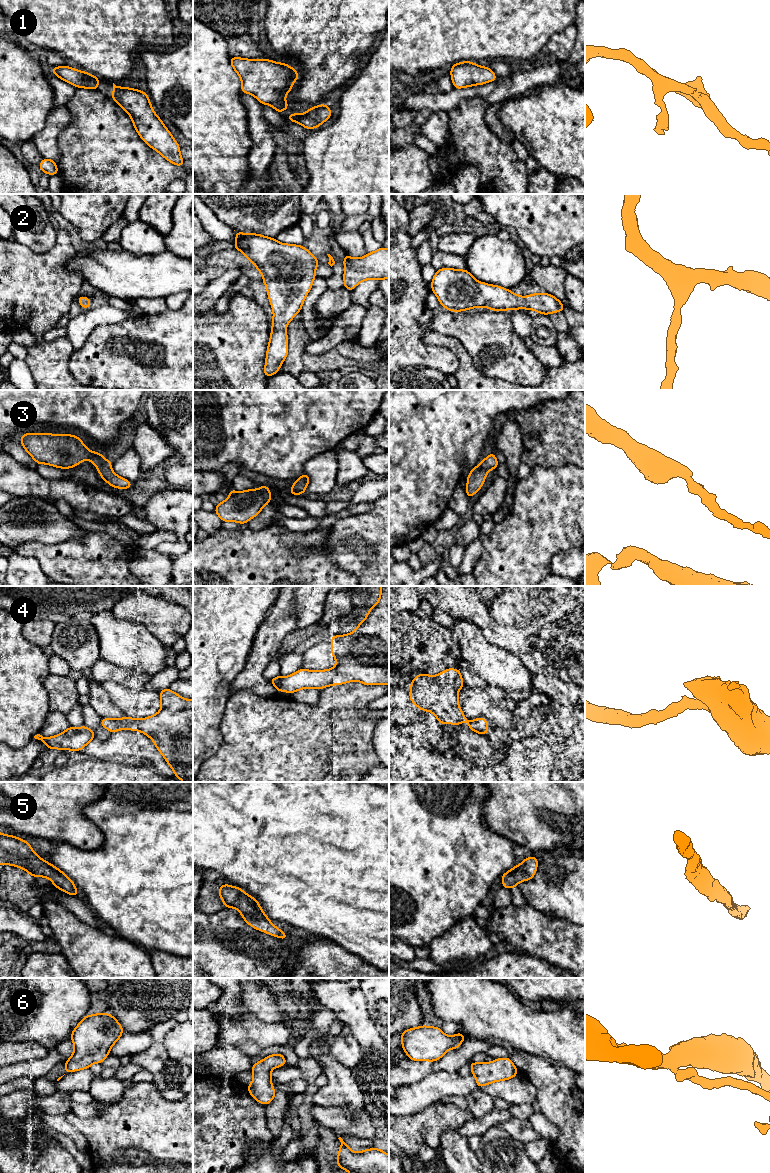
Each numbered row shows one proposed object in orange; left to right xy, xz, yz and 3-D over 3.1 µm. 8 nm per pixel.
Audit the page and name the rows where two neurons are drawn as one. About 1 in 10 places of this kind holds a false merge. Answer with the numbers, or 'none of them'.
none of them

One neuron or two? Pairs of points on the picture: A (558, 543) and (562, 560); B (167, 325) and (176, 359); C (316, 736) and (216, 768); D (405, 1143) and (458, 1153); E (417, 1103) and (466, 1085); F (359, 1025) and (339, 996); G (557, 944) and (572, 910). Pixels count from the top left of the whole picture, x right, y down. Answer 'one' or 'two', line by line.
A: two
B: one
C: one
D: two
E: one
F: one
G: two

